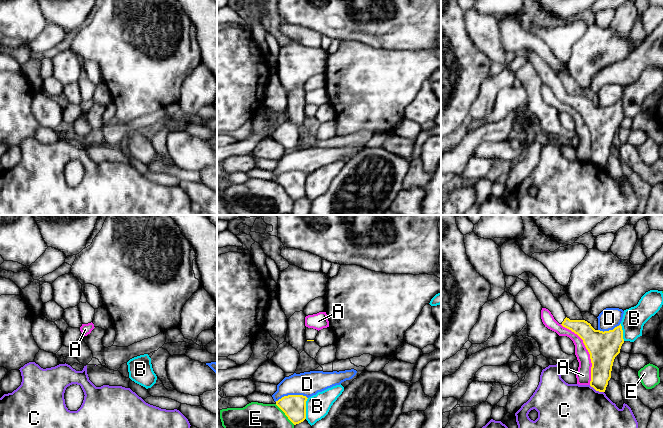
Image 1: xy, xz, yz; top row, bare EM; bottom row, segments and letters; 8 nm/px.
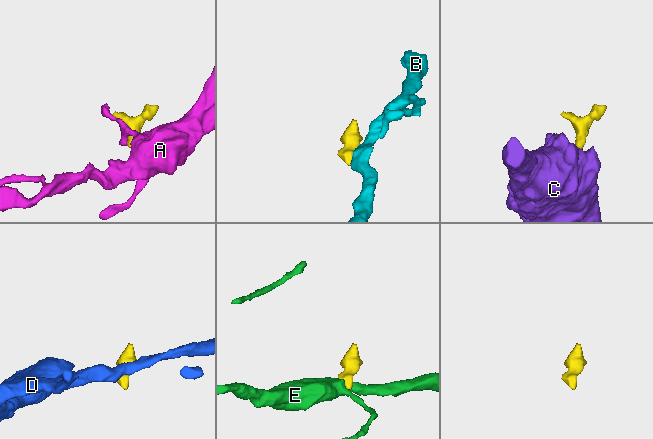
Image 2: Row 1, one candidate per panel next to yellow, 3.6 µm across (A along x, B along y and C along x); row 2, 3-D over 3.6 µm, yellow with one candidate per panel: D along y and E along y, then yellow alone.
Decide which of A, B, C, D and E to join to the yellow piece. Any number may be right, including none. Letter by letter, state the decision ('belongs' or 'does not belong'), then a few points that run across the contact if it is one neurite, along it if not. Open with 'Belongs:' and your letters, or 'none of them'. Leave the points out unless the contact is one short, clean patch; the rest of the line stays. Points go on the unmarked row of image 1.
Belongs: none of them
A: does not belong
B: does not belong; line xz (308, 174), (306, 177), (305, 194)
C: does not belong; line yz (589, 161), (603, 168)
D: does not belong
E: does not belong; line xz (275, 180), (294, 200)

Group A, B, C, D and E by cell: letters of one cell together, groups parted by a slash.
A / B / C / D / E

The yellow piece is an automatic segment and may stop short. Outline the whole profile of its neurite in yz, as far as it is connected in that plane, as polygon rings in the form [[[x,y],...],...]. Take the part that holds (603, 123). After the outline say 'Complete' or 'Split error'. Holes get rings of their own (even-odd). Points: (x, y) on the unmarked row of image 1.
[[[526,49],[529,52],[528,62],[533,65],[542,83],[548,85],[559,100],[571,106],[583,116],[592,139],[590,162],[596,167],[605,168],[611,154],[614,135],[620,129],[621,122],[624,119],[621,100],[613,106],[603,108],[595,106],[585,96],[570,96],[566,93],[558,75],[553,72],[550,66],[532,49]]]. Split error

